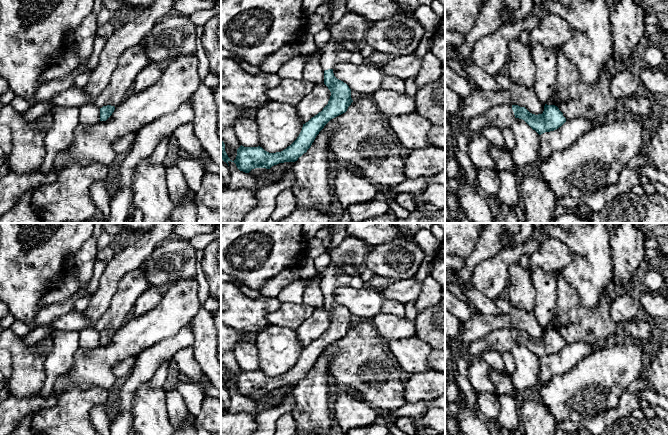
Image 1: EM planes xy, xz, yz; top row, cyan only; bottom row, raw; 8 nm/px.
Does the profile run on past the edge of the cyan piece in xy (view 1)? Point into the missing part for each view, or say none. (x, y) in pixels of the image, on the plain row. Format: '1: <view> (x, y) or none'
1: none

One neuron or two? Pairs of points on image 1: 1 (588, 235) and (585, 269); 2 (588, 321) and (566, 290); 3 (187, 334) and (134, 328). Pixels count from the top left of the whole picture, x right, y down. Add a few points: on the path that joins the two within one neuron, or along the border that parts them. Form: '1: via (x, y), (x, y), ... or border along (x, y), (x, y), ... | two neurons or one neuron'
1: via (588, 243), (589, 261) | one neuron
2: via (580, 313), (567, 298) | one neuron
3: border along (191, 321), (175, 334), (156, 343) | two neurons

